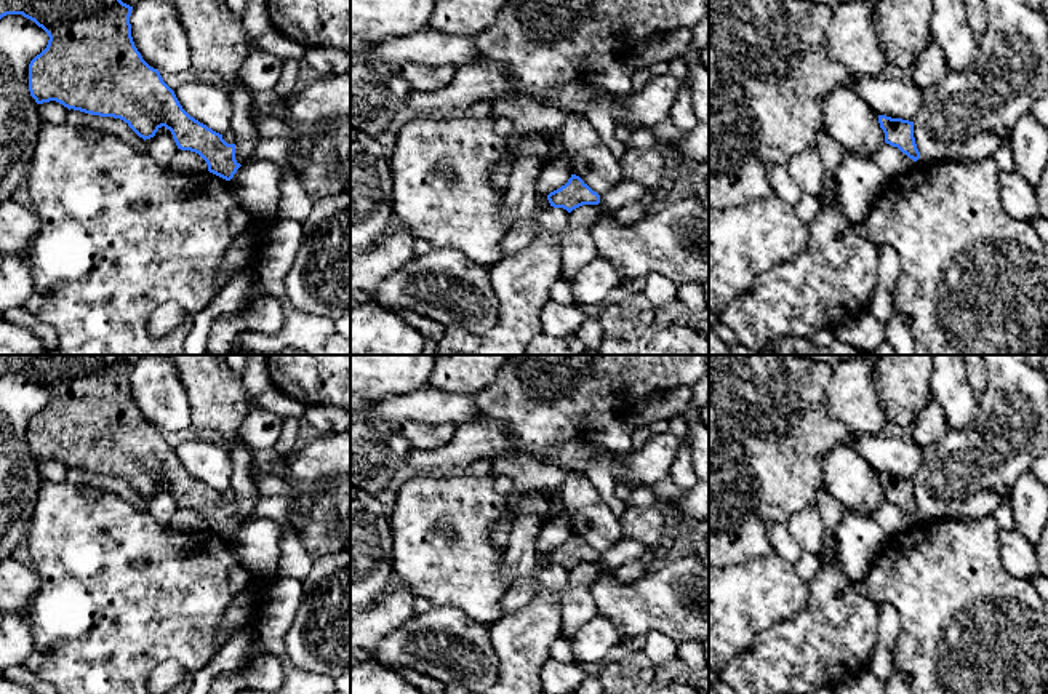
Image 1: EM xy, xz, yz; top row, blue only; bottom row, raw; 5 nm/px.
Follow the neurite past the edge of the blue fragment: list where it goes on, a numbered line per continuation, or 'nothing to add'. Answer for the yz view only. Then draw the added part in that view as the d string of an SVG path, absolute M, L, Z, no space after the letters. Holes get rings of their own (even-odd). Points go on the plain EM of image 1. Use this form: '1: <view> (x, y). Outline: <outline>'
nothing to add

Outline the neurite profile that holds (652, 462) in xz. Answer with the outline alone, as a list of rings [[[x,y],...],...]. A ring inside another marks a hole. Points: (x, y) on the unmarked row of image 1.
[[[670,433],[651,435],[640,449],[618,454],[622,467],[640,483],[659,481],[670,473],[680,441]]]

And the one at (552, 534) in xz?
[[[562,520],[544,523],[534,544],[534,553],[541,566],[549,566],[547,553],[568,540],[571,526]]]

